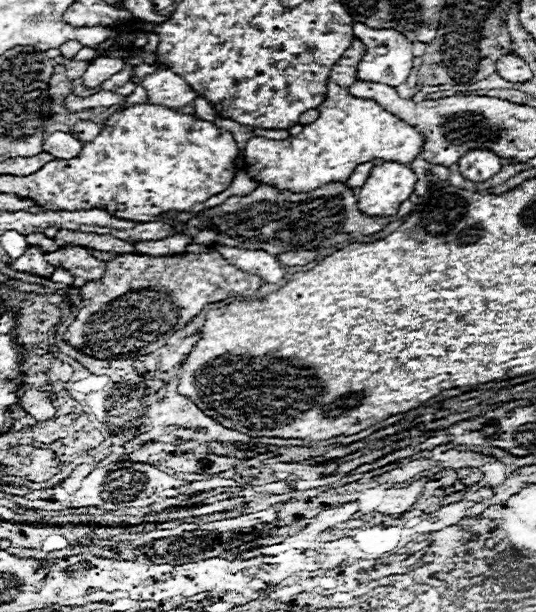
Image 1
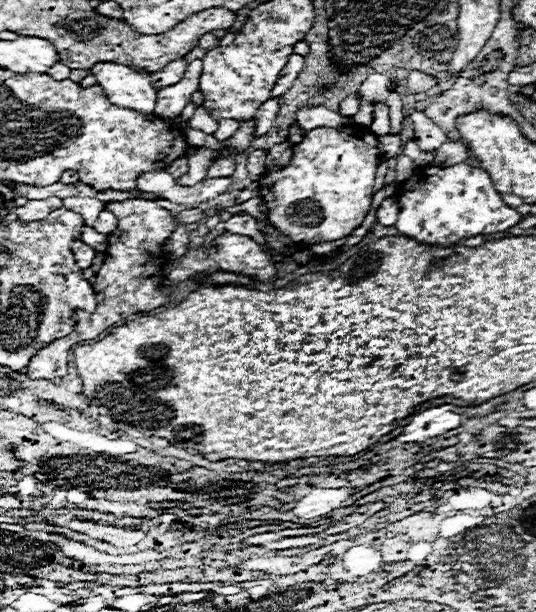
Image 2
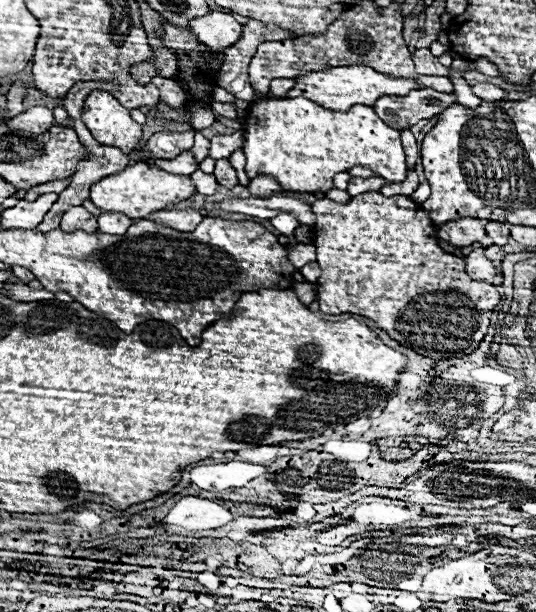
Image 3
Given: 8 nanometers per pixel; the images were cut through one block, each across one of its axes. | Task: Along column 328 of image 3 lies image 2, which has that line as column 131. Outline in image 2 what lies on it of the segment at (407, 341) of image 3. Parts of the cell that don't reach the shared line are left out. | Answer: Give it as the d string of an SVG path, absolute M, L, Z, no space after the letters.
M126 200L126 202L110 202L106 206L112 214L118 218L118 226L114 232L108 234L108 248L104 252L104 266L100 272L90 278L90 286L94 292L102 292L104 300L98 302L96 312L84 312L84 310L74 310L74 330L62 338L52 340L48 346L38 350L34 358L30 358L30 364L26 366L26 374L30 378L62 378L68 372L68 356L70 356L70 346L96 338L100 332L106 328L114 326L116 322L124 320L130 314L136 312L150 312L154 308L160 308L170 302L170 282L162 270L164 264L164 242L166 238L178 228L176 216L160 208L154 200Z

